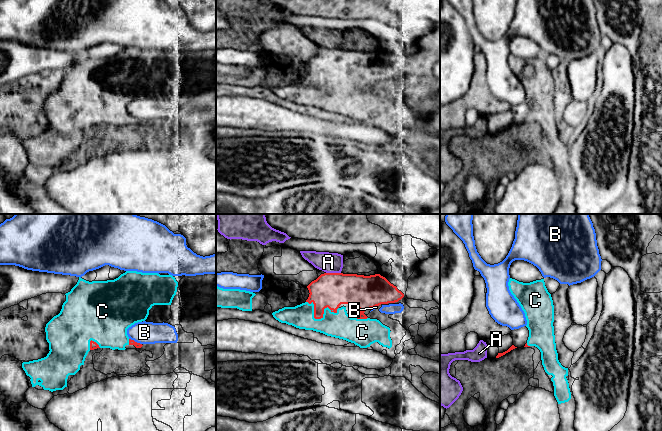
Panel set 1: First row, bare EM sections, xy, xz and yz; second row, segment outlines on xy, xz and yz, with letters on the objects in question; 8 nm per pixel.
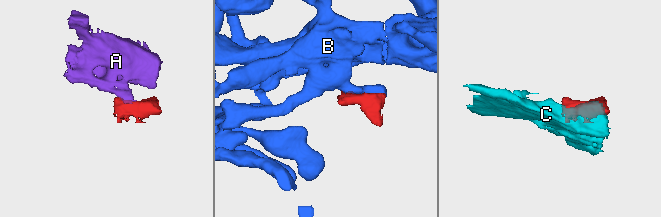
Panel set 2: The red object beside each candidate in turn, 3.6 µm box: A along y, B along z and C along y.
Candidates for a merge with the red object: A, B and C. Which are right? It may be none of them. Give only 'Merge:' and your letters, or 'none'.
Merge: C

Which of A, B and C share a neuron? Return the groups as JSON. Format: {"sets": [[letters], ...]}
{"sets": [["A"], ["B"], ["C"]]}

